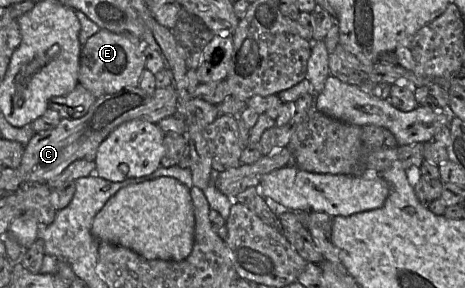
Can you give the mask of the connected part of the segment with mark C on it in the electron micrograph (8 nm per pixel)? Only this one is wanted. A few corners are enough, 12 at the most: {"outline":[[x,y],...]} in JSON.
{"outline":[[172,85],[98,97],[24,148],[23,184],[47,183],[94,161],[119,125],[176,112]]}

